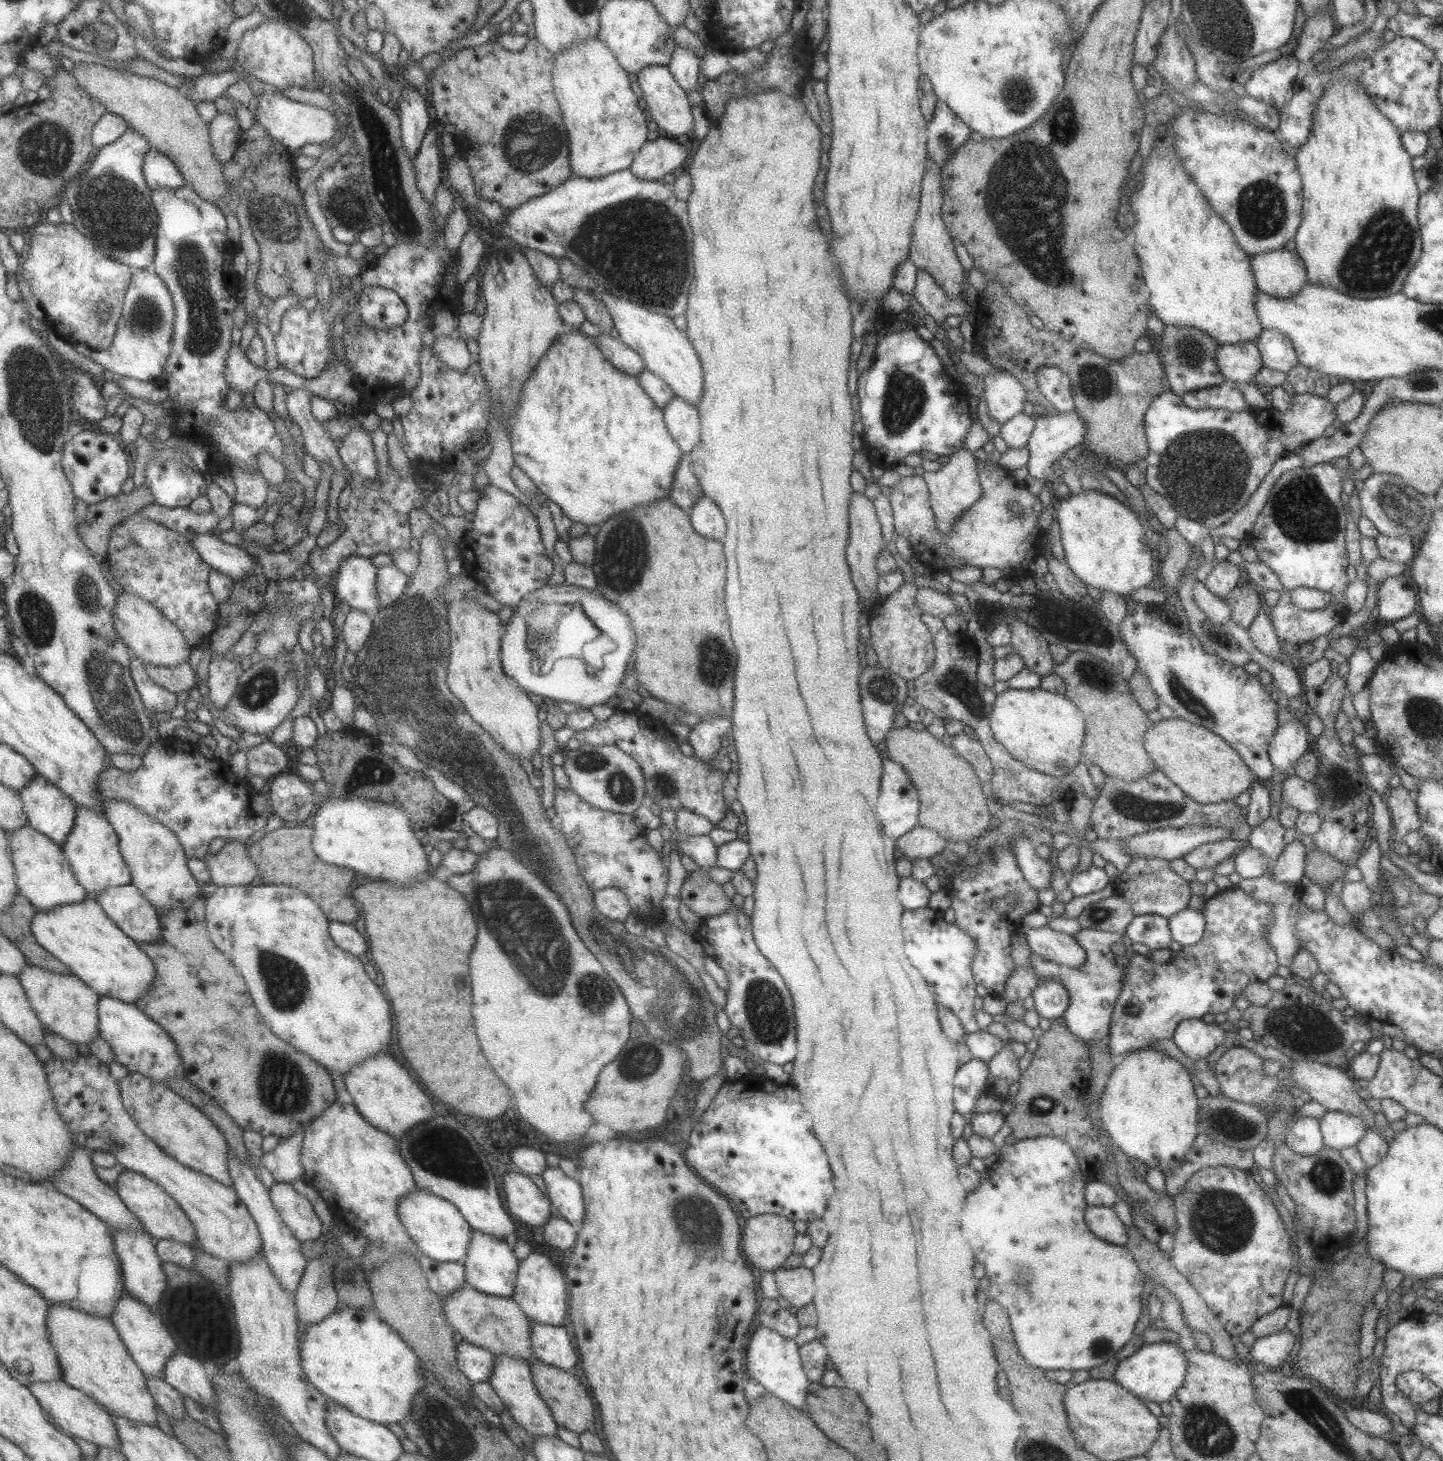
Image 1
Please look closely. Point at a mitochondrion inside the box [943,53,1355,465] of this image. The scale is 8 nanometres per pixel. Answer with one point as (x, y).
(1027, 195)

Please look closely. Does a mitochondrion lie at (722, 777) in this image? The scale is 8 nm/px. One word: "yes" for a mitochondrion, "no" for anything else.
no

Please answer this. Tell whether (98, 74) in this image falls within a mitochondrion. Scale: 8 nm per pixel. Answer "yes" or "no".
no

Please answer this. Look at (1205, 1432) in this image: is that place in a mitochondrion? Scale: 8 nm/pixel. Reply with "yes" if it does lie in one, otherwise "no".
yes

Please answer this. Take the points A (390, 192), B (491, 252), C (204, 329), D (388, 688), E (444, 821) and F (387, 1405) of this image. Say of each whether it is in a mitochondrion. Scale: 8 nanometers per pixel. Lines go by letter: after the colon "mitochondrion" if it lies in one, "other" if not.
A: mitochondrion
B: other
C: mitochondrion
D: mitochondrion
E: other
F: other

